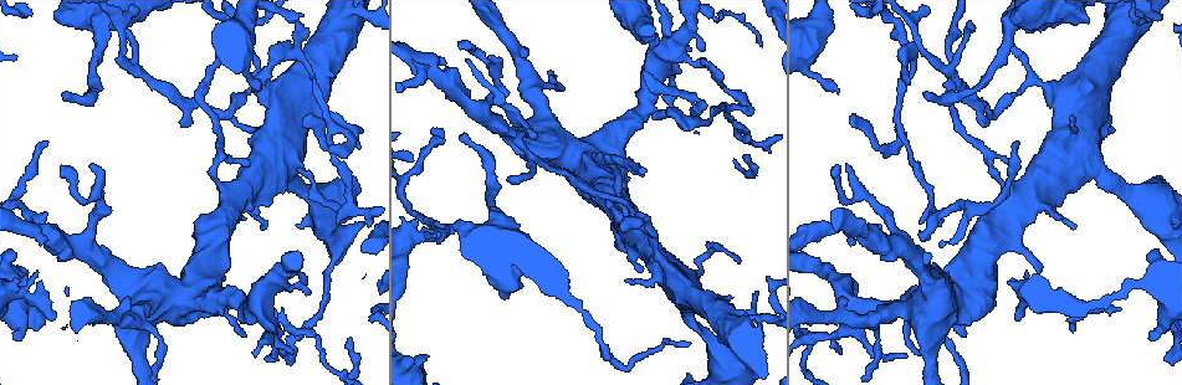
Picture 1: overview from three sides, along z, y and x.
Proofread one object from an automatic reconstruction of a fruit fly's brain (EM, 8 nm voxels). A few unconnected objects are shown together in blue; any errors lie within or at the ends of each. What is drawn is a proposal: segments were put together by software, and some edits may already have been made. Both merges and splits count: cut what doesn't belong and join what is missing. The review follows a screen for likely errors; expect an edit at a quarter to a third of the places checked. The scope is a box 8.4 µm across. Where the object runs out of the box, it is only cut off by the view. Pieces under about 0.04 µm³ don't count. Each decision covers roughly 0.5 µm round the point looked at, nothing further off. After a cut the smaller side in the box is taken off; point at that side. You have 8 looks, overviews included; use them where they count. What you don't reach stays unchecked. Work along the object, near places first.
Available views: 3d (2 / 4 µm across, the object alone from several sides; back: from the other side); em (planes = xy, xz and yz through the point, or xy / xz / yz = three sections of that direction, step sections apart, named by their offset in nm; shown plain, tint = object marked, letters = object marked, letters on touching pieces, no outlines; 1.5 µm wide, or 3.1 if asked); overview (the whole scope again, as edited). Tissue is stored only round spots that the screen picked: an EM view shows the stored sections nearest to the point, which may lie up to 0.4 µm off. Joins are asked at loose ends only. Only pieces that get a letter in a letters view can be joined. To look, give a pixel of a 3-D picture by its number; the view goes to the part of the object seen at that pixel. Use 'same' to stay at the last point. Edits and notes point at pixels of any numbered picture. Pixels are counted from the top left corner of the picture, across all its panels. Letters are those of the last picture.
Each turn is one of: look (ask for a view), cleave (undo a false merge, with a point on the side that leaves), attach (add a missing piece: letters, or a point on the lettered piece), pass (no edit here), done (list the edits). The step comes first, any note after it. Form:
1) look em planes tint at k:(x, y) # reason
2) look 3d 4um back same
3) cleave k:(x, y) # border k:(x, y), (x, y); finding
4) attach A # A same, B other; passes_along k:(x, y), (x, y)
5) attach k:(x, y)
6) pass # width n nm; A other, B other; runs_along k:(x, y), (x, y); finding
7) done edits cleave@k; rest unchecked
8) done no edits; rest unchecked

look em xy step 8 tint at 1:(116, 328)

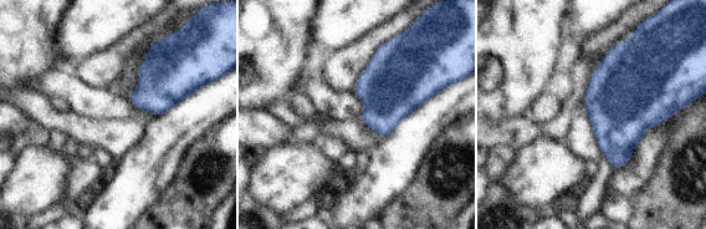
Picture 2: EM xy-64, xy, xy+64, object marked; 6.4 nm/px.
look em planes letters same

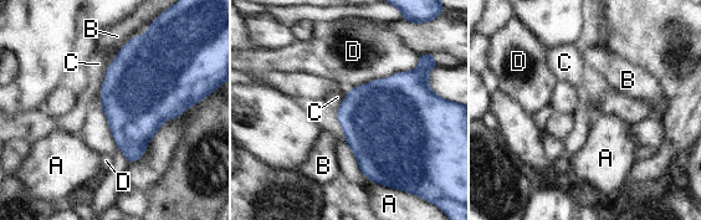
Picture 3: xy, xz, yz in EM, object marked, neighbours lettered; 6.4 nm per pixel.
pass # width 380 nm; A other, B other, C other, D other; border 3:(368, 178), (382, 185); none of them fits

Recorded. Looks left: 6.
look 3d 2um at 1:(1014, 317) # end of a long branch

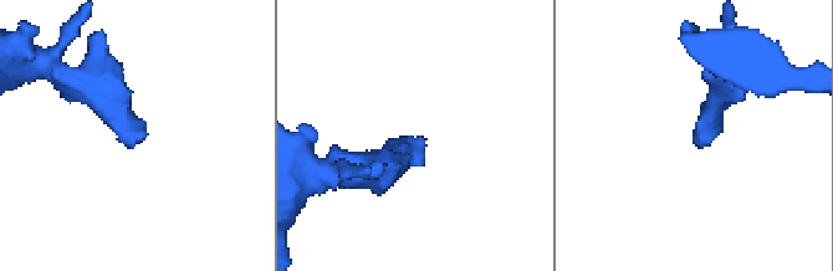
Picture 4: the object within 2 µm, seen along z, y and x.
look em planes letters at 4:(139, 139)

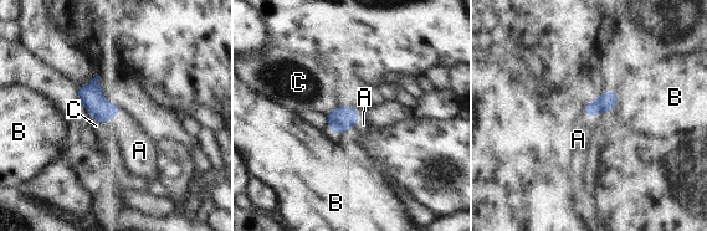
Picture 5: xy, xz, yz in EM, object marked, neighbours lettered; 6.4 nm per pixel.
attach A # A same, B other, C other; it goes on there

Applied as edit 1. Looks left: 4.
look overview

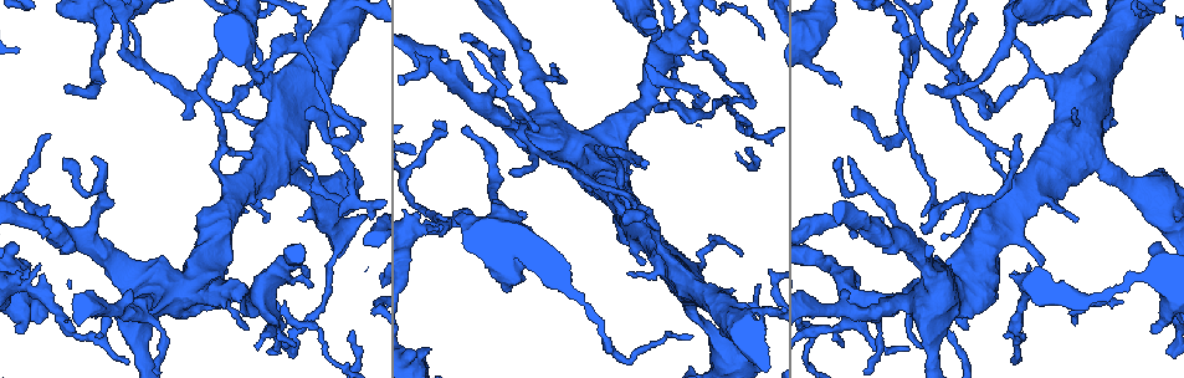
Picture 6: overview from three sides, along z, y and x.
look 3d 4um at 6:(1001, 173) # sudden change in width

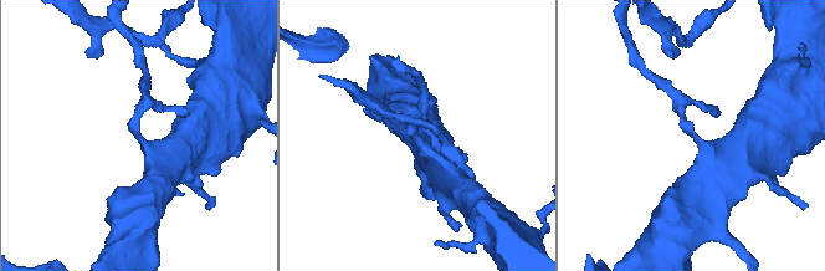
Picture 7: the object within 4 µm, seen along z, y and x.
look em yz step 8 tint at 7:(134, 135) # arm_widths 160, 480 nm; shape alone is not enough

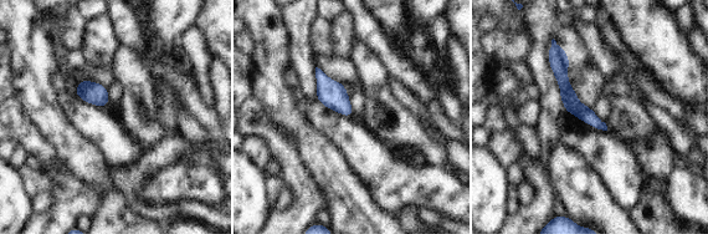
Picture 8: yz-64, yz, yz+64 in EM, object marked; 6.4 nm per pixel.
look em planes letters same

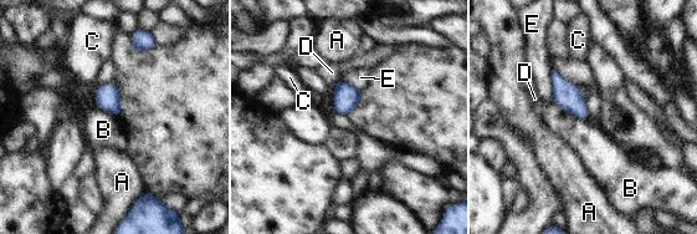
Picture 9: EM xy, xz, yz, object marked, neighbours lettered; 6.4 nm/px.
pass # A other, B other, C other, D other, E other; border 9:(553, 100), (562, 108), (590, 118); one cell here

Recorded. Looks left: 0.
done edits attach@5; rest unchecked

